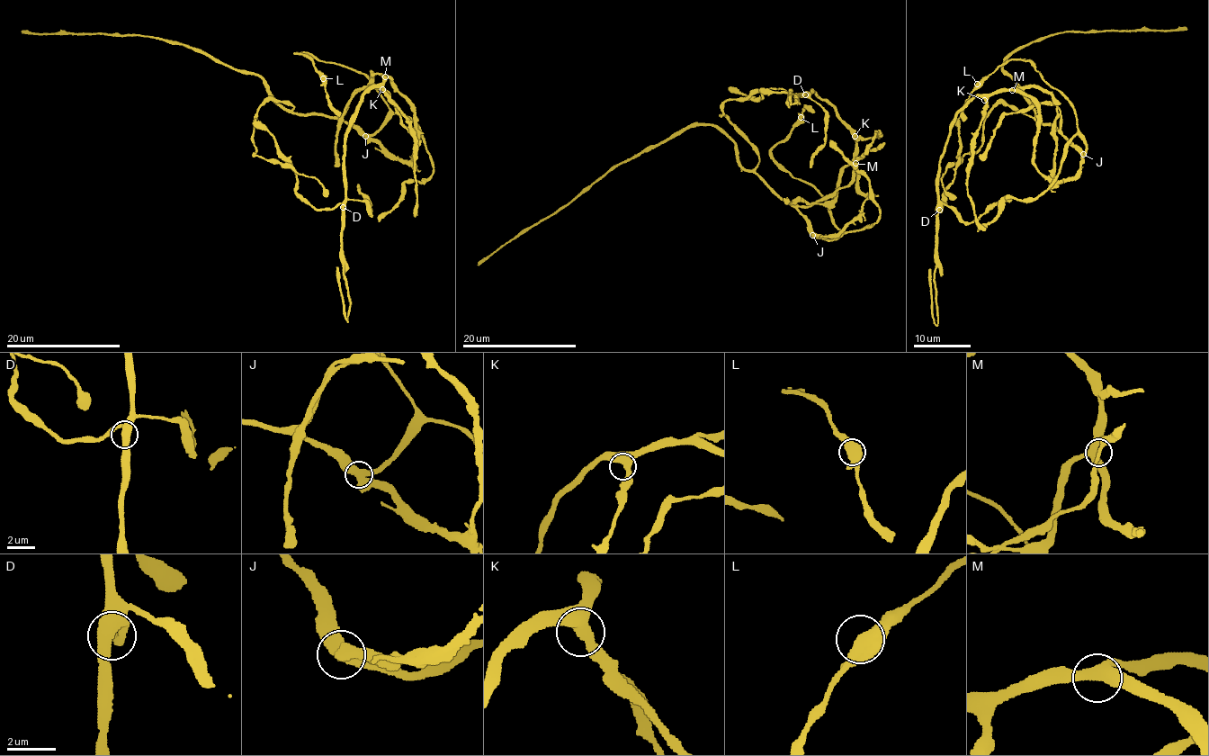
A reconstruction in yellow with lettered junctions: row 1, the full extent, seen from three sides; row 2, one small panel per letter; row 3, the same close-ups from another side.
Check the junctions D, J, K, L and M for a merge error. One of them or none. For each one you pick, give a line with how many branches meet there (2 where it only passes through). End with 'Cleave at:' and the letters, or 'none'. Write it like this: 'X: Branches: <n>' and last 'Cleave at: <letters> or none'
J: Branches: 3
Cleave at: J

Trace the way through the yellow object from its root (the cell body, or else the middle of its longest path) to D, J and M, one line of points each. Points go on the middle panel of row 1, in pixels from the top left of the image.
D: (799, 206), (835, 197), (840, 173), (855, 149), (855, 132), (836, 108), (814, 91), (805, 94)
J: (799, 206), (813, 236)
M: (799, 206), (829, 202), (837, 194), (840, 173), (855, 163)

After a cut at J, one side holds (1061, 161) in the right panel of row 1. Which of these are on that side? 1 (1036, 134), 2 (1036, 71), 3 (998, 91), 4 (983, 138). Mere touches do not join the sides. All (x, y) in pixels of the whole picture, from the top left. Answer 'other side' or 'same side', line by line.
1: other side
2: same side
3: other side
4: same side

